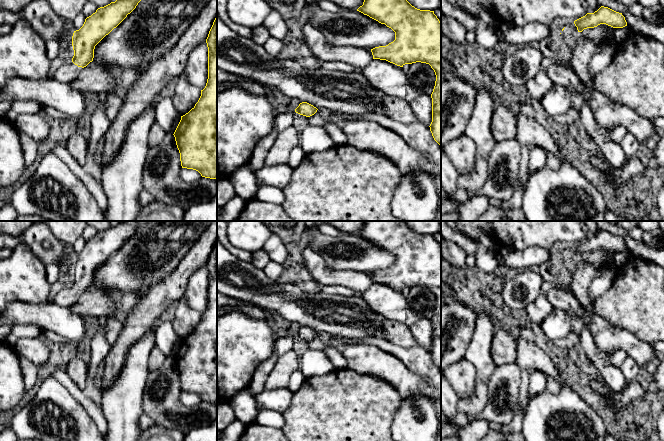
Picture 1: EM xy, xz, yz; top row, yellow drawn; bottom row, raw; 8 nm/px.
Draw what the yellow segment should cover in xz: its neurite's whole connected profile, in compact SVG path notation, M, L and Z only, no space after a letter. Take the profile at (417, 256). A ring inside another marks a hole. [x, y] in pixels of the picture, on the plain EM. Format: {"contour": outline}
{"contour": "M365 221L357 235L395 256L393 266L371 273L373 283L386 284L400 291L421 286L429 288L434 294L436 305L431 318L432 346L429 351L434 364L441 370L441 246L434 235L417 233L405 221Z"}

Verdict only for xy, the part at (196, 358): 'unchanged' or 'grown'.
unchanged

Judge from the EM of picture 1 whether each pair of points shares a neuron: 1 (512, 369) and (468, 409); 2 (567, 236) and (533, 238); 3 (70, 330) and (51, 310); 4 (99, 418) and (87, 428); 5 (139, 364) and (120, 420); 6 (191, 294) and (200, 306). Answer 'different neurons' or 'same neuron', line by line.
1: different neurons
2: same neuron
3: same neuron
4: different neurons
5: same neuron
6: same neuron

